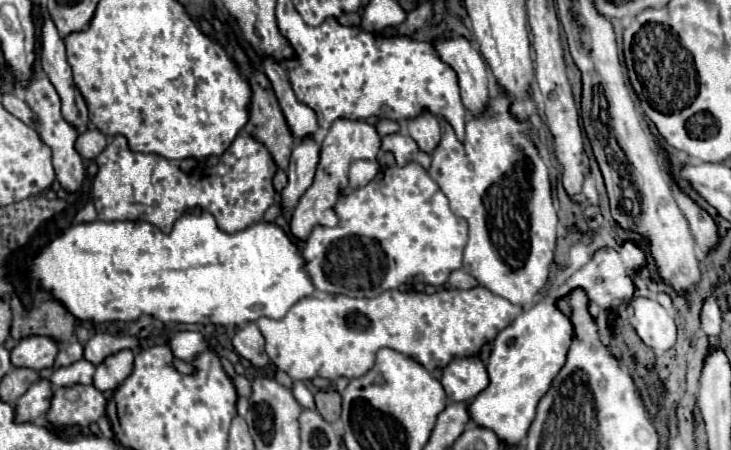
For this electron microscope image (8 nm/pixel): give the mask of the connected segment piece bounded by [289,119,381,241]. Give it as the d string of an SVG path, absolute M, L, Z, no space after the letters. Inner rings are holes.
M337 119L329 133L325 135L323 143L321 143L321 155L319 155L319 165L317 165L317 173L313 179L313 185L303 193L303 197L299 199L289 229L293 233L295 239L299 241L307 241L311 231L317 225L337 225L339 217L335 215L335 203L341 197L341 191L349 185L347 173L349 173L349 165L357 159L375 159L381 147L381 137L377 135L375 127L365 123L365 121L351 121L351 119Z

